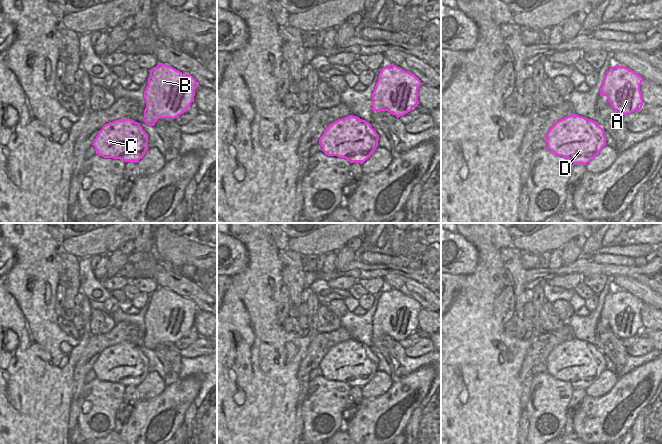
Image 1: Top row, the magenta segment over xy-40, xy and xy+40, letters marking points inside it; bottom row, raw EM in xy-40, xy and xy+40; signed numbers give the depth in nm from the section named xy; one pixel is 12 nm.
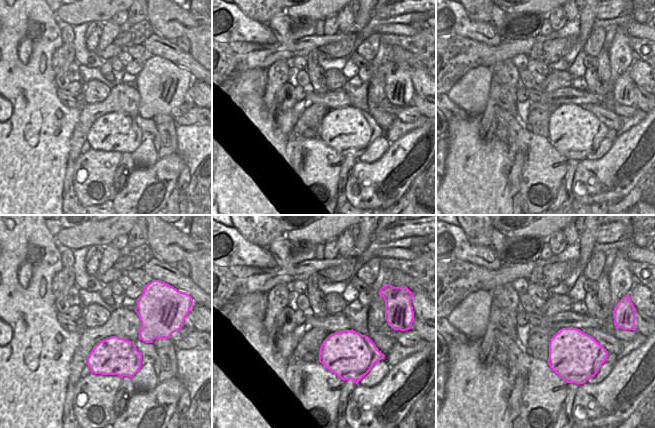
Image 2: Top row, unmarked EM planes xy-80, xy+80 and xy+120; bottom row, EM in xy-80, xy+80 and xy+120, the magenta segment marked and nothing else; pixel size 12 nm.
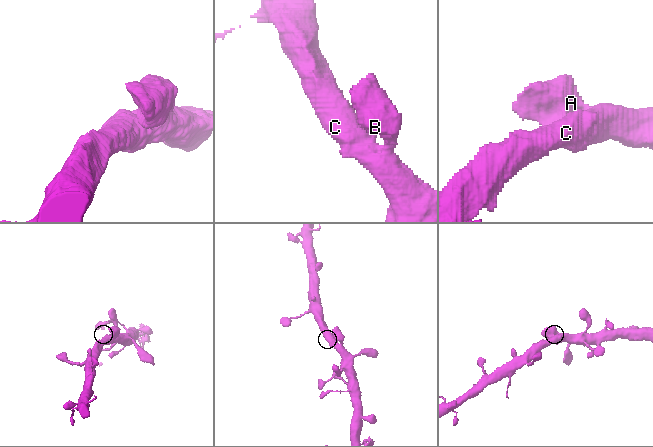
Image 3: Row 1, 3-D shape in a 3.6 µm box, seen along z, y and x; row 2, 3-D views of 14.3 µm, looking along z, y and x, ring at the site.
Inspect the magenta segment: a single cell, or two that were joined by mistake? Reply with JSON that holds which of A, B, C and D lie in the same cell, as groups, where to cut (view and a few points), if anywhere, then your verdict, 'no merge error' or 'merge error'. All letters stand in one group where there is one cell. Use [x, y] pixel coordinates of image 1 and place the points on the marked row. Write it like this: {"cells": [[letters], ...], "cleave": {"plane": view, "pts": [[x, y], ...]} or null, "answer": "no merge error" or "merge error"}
{"cells": [["A", "B", "C", "D"]], "cleave": null, "answer": "no merge error"}

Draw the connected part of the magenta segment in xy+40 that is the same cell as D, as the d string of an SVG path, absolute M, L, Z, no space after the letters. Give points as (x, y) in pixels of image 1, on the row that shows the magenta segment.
M572 113L557 121L546 134L547 148L573 164L586 165L606 145L604 130L591 119Z

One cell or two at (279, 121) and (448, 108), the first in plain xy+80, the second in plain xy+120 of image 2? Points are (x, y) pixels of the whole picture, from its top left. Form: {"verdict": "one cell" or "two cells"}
{"verdict": "two cells"}

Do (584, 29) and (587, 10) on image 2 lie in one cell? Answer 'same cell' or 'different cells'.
same cell

